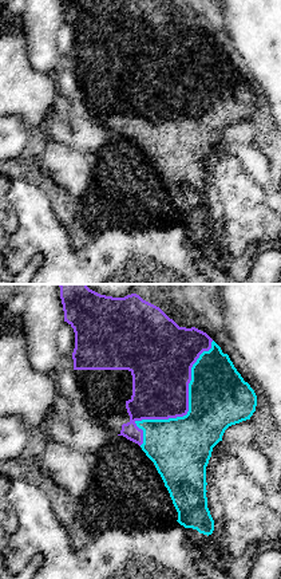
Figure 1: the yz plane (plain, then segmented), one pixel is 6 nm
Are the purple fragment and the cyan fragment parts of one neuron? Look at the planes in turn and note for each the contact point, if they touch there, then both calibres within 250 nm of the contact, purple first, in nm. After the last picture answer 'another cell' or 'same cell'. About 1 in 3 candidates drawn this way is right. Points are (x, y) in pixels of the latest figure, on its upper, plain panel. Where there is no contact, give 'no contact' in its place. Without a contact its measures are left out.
contact (186, 113); calibres 340 and 360 nm

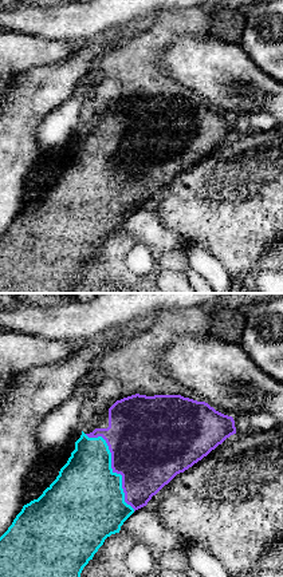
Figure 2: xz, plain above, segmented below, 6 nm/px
contact (111, 168); calibres 460 and 440 nm

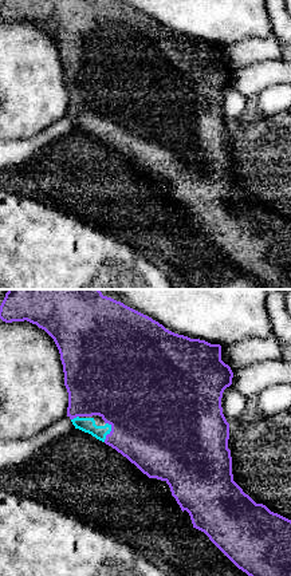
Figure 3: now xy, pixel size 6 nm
contact (110, 131); calibres 480 and 90 nm

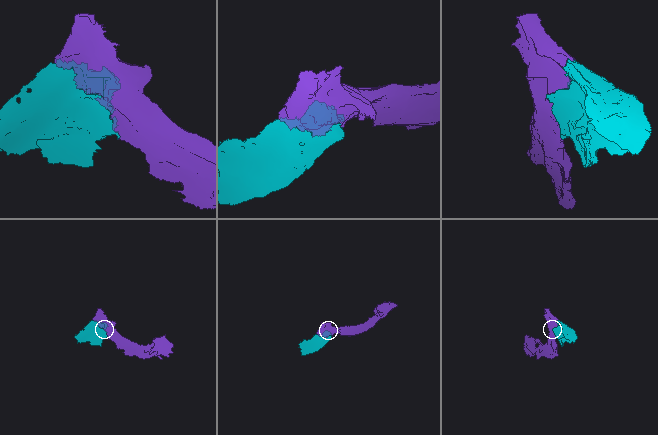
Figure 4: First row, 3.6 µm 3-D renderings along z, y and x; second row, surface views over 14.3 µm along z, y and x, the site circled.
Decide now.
same cell

